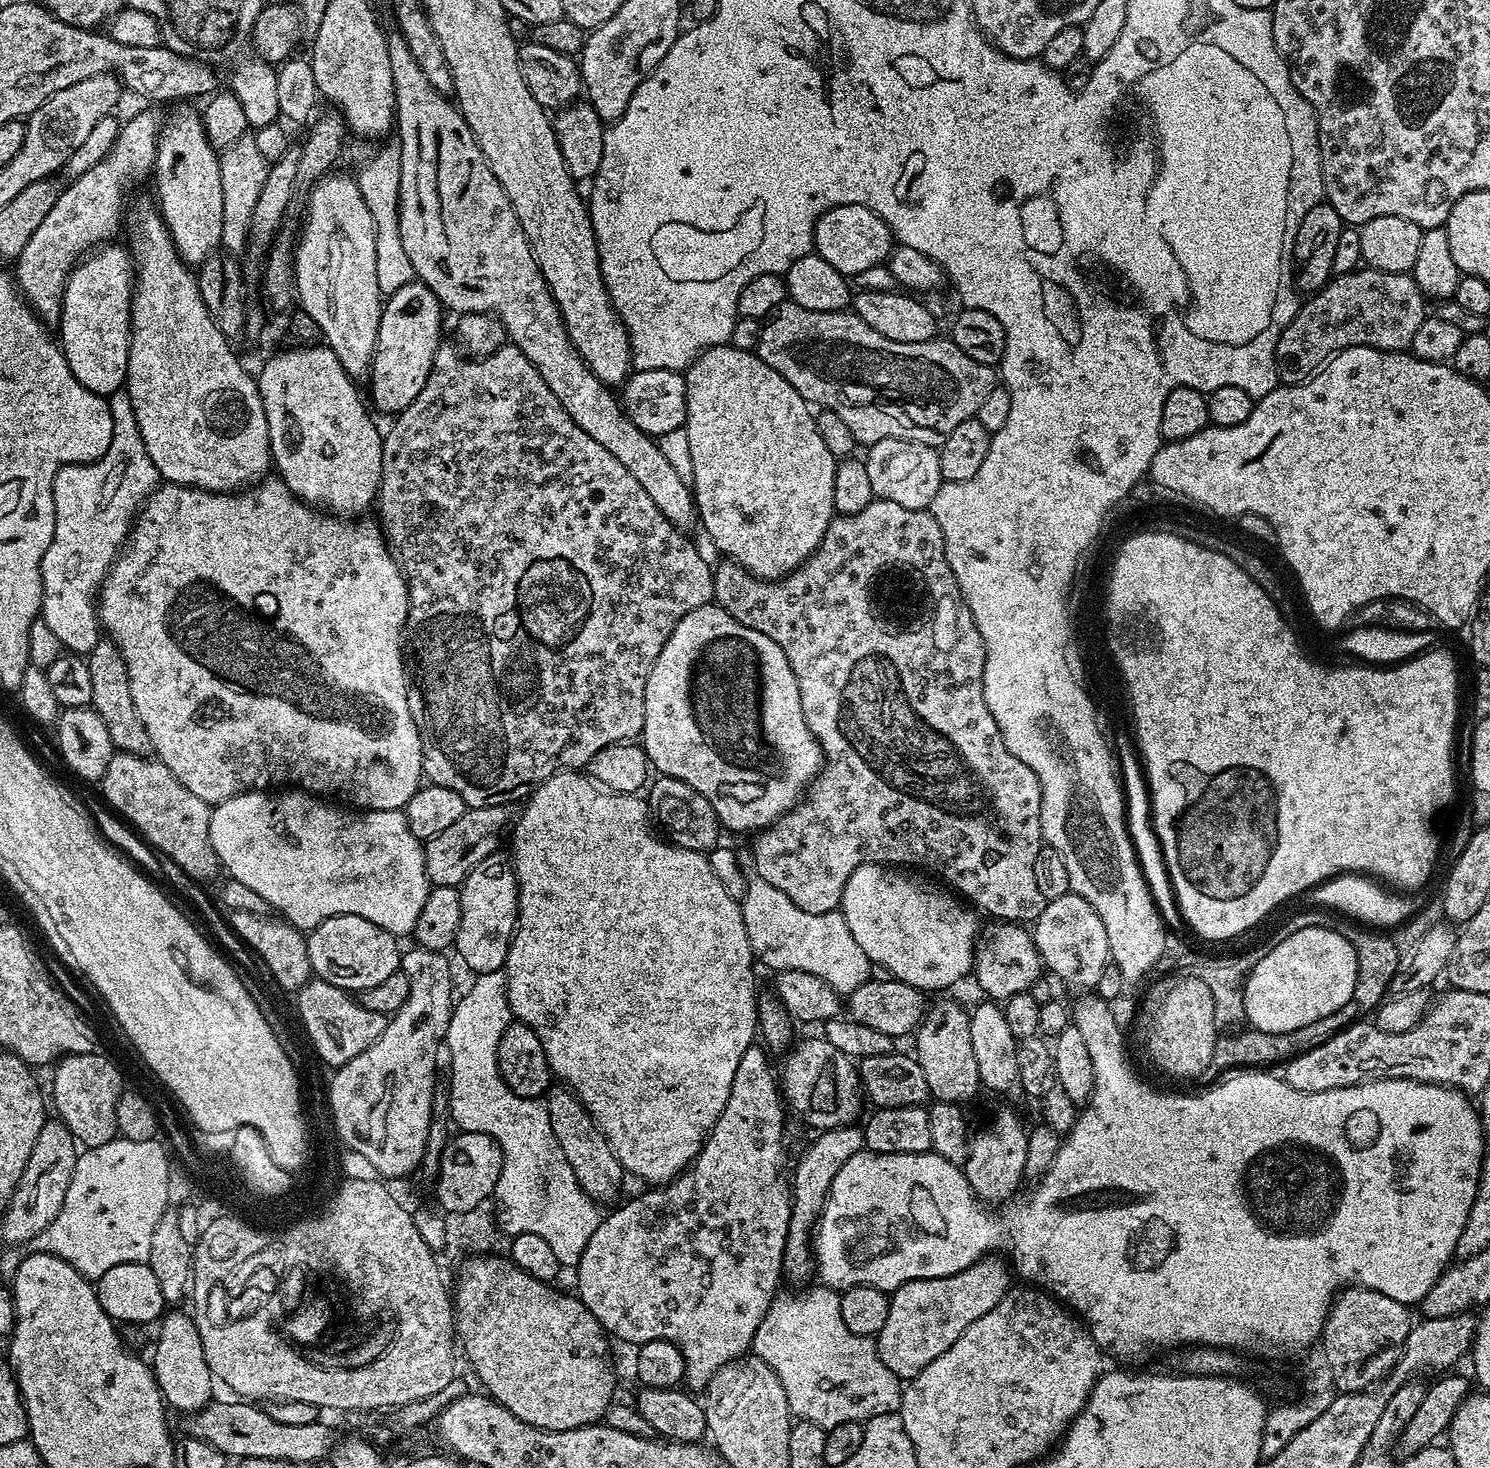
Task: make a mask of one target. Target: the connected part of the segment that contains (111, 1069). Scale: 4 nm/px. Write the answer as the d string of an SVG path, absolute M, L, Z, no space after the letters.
M99 1051L73 1056L59 1057L52 1076L50 1104L56 1107L55 1115L68 1127L77 1145L84 1148L106 1146L106 1142L117 1139L116 1111L118 1098L125 1091L126 1084L116 1069L116 1064Z

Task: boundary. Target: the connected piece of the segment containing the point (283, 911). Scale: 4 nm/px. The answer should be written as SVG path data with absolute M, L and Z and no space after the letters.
M261 790L259 792L243 792L226 802L215 805L212 808L212 817L210 818L210 846L214 850L217 860L220 861L223 871L231 879L250 886L254 894L258 894L267 902L269 909L275 910L288 923L293 924L295 928L301 930L311 930L317 928L326 918L335 916L345 916L354 914L358 918L366 918L366 922L374 922L374 926L382 926L392 936L403 938L404 935L415 933L418 914L422 914L422 906L426 906L428 897L429 882L426 874L426 864L424 862L424 846L421 840L414 838L410 834L408 823L400 810L345 810L343 807L335 806L331 808L331 803L325 802L321 797L312 795L311 792L303 790L280 790L277 796L271 796L271 791Z

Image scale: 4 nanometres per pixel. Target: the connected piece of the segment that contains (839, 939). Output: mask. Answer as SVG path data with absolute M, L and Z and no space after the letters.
M758 875L747 881L740 909L753 957L761 965L764 963L776 972L806 970L806 974L818 974L822 982L841 994L858 990L871 977L873 963L866 958L862 946L858 946L854 934L850 934L850 926L846 926L839 911L806 914L782 890L770 886L770 882Z

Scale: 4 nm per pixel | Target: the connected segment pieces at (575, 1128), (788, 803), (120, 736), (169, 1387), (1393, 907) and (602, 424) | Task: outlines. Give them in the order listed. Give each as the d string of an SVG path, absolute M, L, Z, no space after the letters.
M567 1086L549 1088L546 1103L550 1114L550 1130L554 1130L554 1138L562 1154L566 1154L566 1162L570 1162L574 1178L578 1178L578 1186L582 1186L582 1190L591 1200L605 1202L604 1200L614 1199L620 1192L620 1183L626 1179L626 1173L618 1158L612 1153L610 1142L586 1110L584 1103Z
M713 602L698 606L698 610L690 610L686 618L674 626L670 638L662 646L662 654L654 662L650 674L646 678L646 698L644 699L644 730L642 733L642 747L648 755L649 765L657 768L660 776L678 778L678 782L686 782L710 806L714 806L714 814L725 829L732 832L749 832L755 834L761 828L769 828L779 816L785 816L791 808L801 803L802 797L809 791L810 785L819 777L822 767L822 753L820 744L814 738L810 726L806 726L806 718L802 714L802 698L798 694L798 678L794 678L794 670L790 662L786 662L786 654L782 654L782 646L778 642L770 642L766 634L758 630L750 630L750 626L742 626L719 604Z
M102 638L94 646L94 650L86 653L90 666L92 703L94 709L106 722L106 730L110 734L110 742L116 752L129 752L142 756L152 752L150 734L146 734L146 726L142 718L138 718L138 710L134 706L134 698L130 698L130 674L126 670L126 662L122 658L122 650L110 638Z
M169 1311L159 1321L160 1333L156 1336L156 1349L150 1355L150 1367L156 1375L165 1405L169 1409L177 1408L183 1414L191 1414L205 1408L213 1399L214 1377L210 1366L206 1366L206 1354L202 1354L202 1338L195 1319L184 1312Z
M1341 873L1336 877L1309 889L1306 899L1309 905L1327 910L1376 930L1392 930L1403 924L1427 904L1428 898L1422 892L1395 892L1384 887L1375 879L1357 873Z
M398 30L389 31L386 35L386 50L390 50L390 75L394 77L394 98L396 99L395 135L400 136L402 144L401 156L401 188L400 188L400 230L403 249L410 258L415 272L415 279L434 290L445 309L453 308L453 313L487 312L500 317L508 331L508 340L517 344L530 358L530 362L542 374L542 382L550 386L554 398L562 402L566 414L598 442L598 446L606 446L630 475L638 481L638 486L650 494L650 499L674 527L688 530L697 523L696 497L692 495L689 484L682 482L677 471L670 466L662 454L659 443L648 436L625 414L621 401L612 397L609 385L604 384L588 369L588 363L578 354L574 342L560 317L558 306L546 286L546 278L542 278L538 262L532 253L530 242L518 222L518 214L514 214L514 206L510 206L510 198L506 198L506 190L494 178L494 170L486 162L470 126L465 122L459 107L442 93L422 74L422 66L414 62L414 54L406 46L406 38Z

